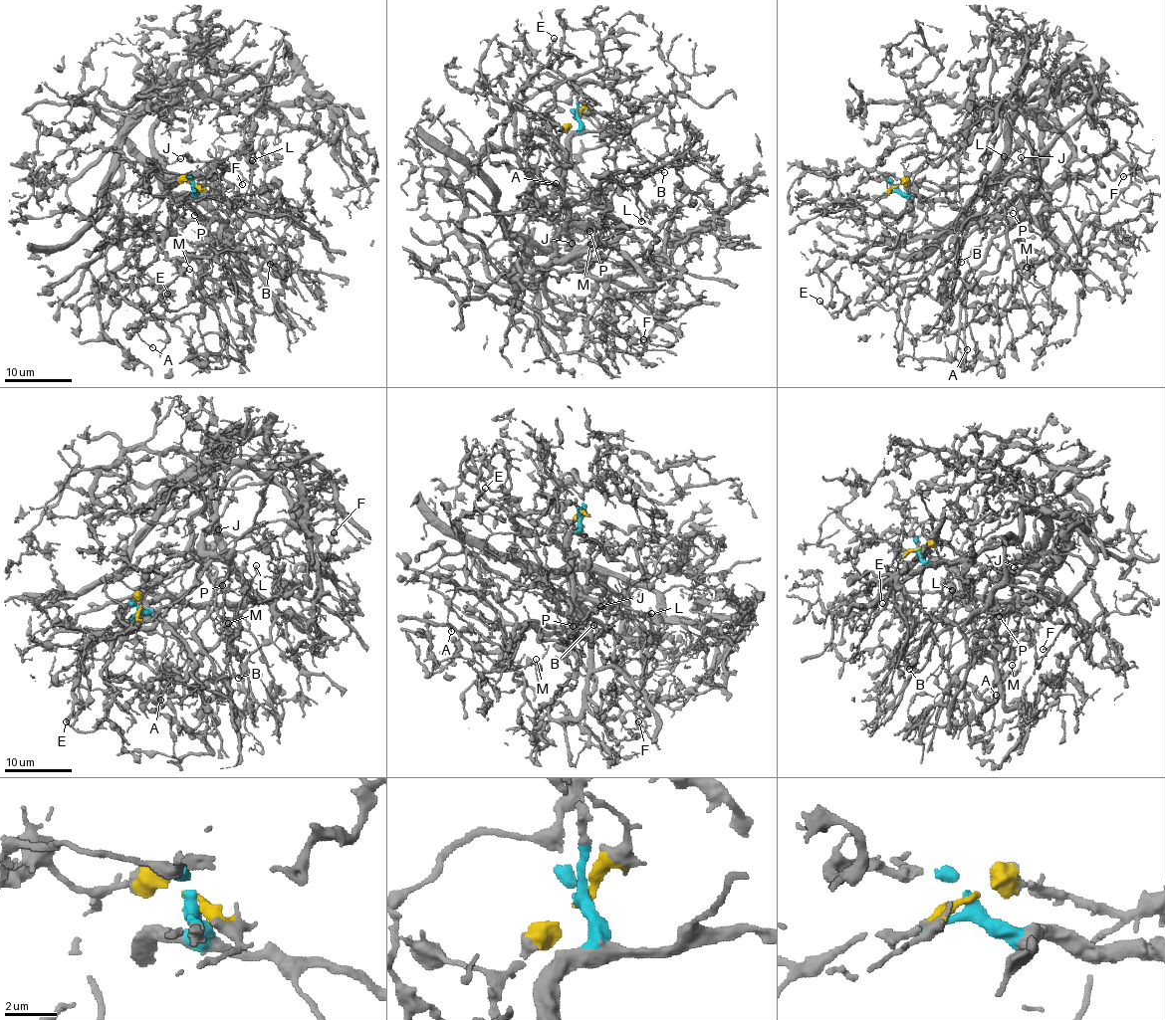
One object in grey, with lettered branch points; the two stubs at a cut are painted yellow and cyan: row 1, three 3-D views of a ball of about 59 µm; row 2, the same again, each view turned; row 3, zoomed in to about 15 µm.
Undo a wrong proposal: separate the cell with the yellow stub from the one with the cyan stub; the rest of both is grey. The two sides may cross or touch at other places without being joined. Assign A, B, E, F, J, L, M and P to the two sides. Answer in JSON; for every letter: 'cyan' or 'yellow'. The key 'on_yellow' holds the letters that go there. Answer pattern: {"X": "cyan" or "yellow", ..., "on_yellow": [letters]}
{"A": "cyan", "B": "yellow", "E": "cyan", "F": "yellow", "J": "yellow", "L": "yellow", "M": "cyan", "P": "yellow", "on_yellow": ["B", "F", "J", "L", "P"]}

